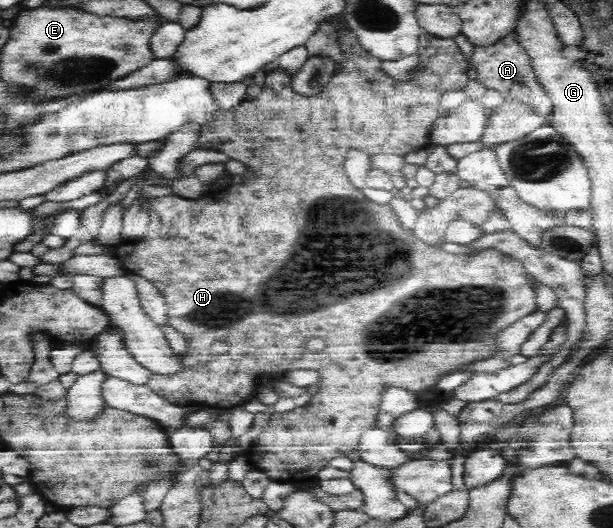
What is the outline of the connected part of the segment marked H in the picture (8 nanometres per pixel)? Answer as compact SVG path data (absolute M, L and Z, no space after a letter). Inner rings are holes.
M343 24L339 26L335 41L340 46L342 59L340 59L340 63L337 63L335 73L326 84L326 88L322 90L322 93L318 93L318 95L302 95L302 93L298 93L291 86L294 71L280 69L277 72L272 72L267 76L261 77L263 90L262 94L257 98L246 99L243 103L240 103L239 107L230 110L216 111L211 121L202 126L202 133L196 143L197 148L222 152L232 160L242 163L242 166L245 168L244 175L232 178L228 185L213 188L196 199L179 198L172 195L150 199L148 235L137 240L128 240L126 243L118 246L114 253L117 258L121 258L128 275L144 278L158 288L158 291L166 300L167 323L174 327L174 329L177 329L182 334L182 337L184 337L184 342L186 342L184 351L175 353L176 361L178 361L179 365L178 371L174 371L174 373L153 373L152 371L152 375L144 383L145 387L148 387L148 389L156 393L164 401L176 406L191 405L231 408L235 405L242 405L251 399L252 396L255 396L257 378L262 373L281 375L285 371L298 367L318 372L319 391L312 395L311 401L286 413L271 413L269 424L264 426L262 433L256 438L256 443L251 447L247 447L243 454L252 467L264 472L266 478L274 481L290 482L295 485L303 484L310 479L316 478L319 471L326 467L330 460L306 461L308 457L300 457L300 461L280 461L280 459L276 459L275 454L278 451L278 447L286 451L286 453L282 453L284 457L298 459L296 451L300 451L300 449L296 449L296 446L292 445L344 443L346 447L352 447L352 449L342 451L342 455L354 461L360 460L361 451L359 445L364 437L364 431L368 431L368 428L376 426L376 419L379 417L378 407L384 401L388 388L409 390L409 393L416 397L416 400L424 409L426 407L440 407L440 405L454 400L454 393L440 395L438 381L442 377L450 375L450 373L461 371L464 366L472 365L477 361L484 361L496 355L499 351L500 332L507 330L519 319L524 319L527 315L538 310L534 290L526 282L526 278L524 278L525 269L518 261L513 261L501 255L498 251L490 249L482 250L480 255L472 257L469 255L451 255L442 249L427 247L412 234L412 230L407 230L401 226L389 204L379 204L367 198L362 188L356 188L350 182L350 178L346 176L346 171L343 169L345 161L344 153L349 148L360 148L372 155L392 153L394 155L405 156L407 153L427 149L431 145L430 135L432 127L434 127L436 120L441 117L439 104L442 96L446 91L463 90L472 75L470 62L464 59L454 38L439 38L425 31L420 34L420 47L434 47L434 53L428 55L428 59L422 61L421 67L423 68L418 82L410 83L398 82L386 76L381 66L382 59L372 57L372 54L369 54L362 47L358 36L348 26ZM236 295L246 295L248 297L248 307L242 307ZM390 299L394 299L398 303L396 305L398 311L390 311ZM306 337L320 337L324 341L324 347L315 352L302 350L300 343ZM220 342L225 345L224 351L215 350L216 345Z

